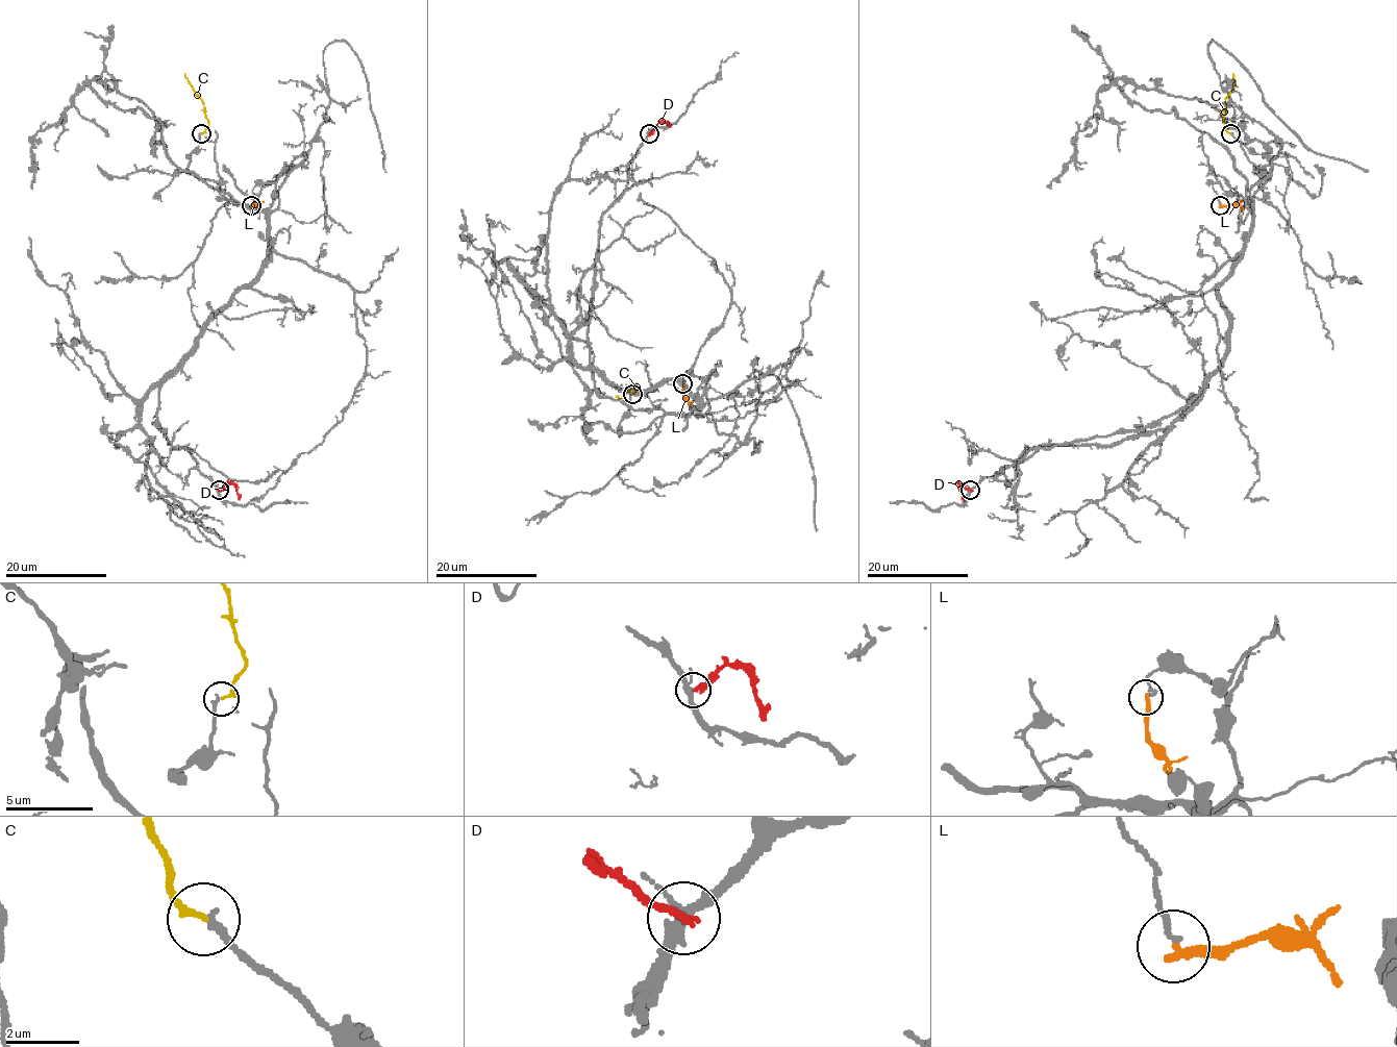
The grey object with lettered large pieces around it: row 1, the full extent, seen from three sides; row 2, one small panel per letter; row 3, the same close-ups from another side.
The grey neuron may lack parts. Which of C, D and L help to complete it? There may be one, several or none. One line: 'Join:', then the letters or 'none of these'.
Join: C

